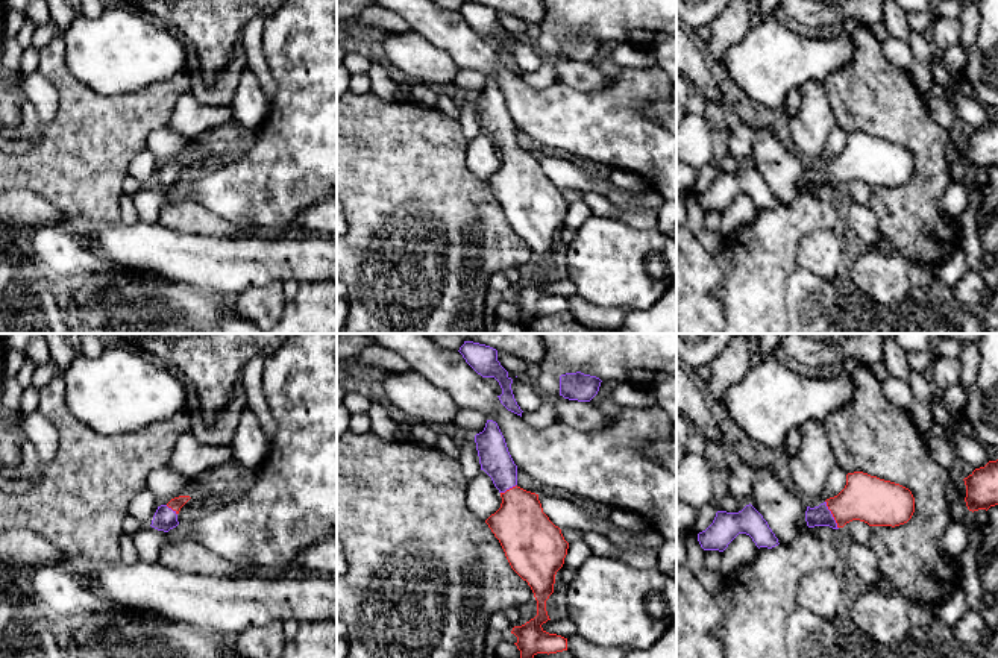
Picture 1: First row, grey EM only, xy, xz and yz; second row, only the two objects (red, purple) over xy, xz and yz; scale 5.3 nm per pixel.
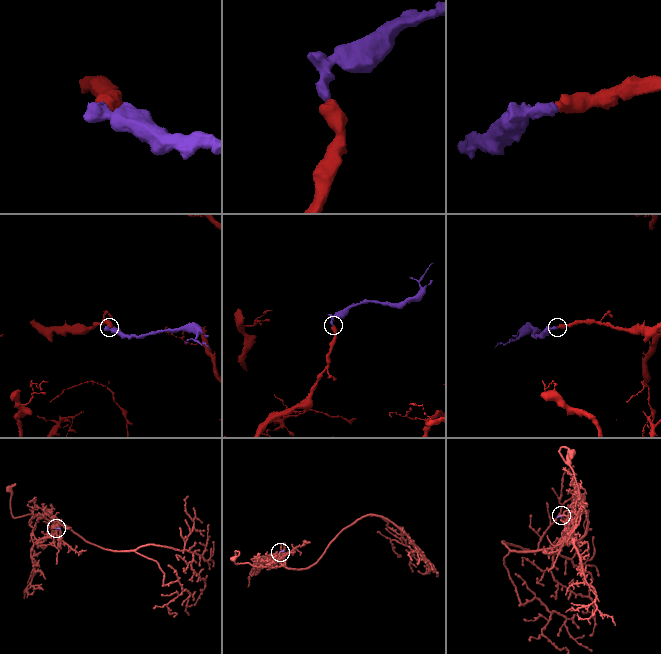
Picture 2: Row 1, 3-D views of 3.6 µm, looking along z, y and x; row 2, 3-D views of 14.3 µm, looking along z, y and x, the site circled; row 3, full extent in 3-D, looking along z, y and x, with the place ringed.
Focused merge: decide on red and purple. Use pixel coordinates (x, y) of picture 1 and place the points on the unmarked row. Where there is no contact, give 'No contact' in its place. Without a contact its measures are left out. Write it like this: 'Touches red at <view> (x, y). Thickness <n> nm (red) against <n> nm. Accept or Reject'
Touches red at yz (831, 173). Thickness 260 nm (red) against 110 nm. Accept

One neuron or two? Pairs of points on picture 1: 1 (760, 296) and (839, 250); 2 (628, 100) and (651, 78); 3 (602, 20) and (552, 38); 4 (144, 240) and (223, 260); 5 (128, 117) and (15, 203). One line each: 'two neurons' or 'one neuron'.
1: two neurons
2: one neuron
3: one neuron
4: one neuron
5: two neurons

